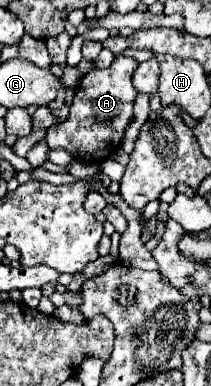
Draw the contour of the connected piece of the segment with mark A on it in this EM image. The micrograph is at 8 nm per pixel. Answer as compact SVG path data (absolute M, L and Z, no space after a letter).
M116 56L114 62L98 70L94 68L88 72L74 94L74 102L70 106L70 116L64 124L50 126L46 130L46 142L52 150L66 150L74 158L94 158L94 160L104 160L116 154L116 150L122 144L124 130L132 120L132 108L138 92L132 86L132 74L138 68L138 62L130 56Z

